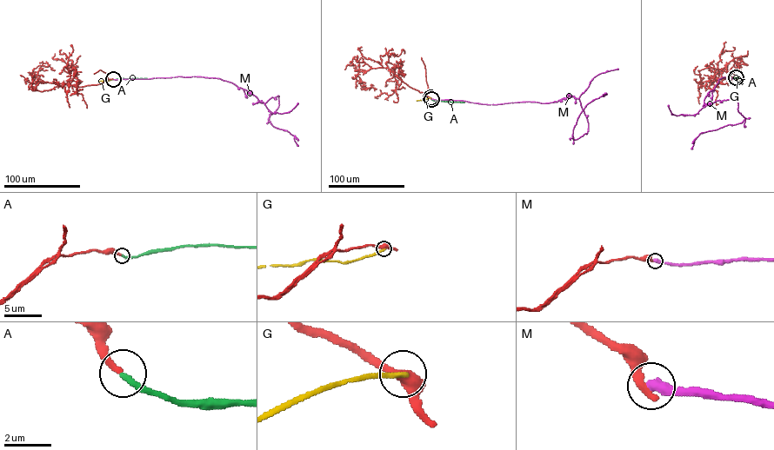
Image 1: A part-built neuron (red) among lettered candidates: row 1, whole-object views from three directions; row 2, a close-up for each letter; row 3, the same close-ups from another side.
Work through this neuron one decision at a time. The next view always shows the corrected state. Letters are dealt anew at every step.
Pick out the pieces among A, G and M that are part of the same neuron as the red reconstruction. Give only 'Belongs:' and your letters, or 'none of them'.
Belongs: A

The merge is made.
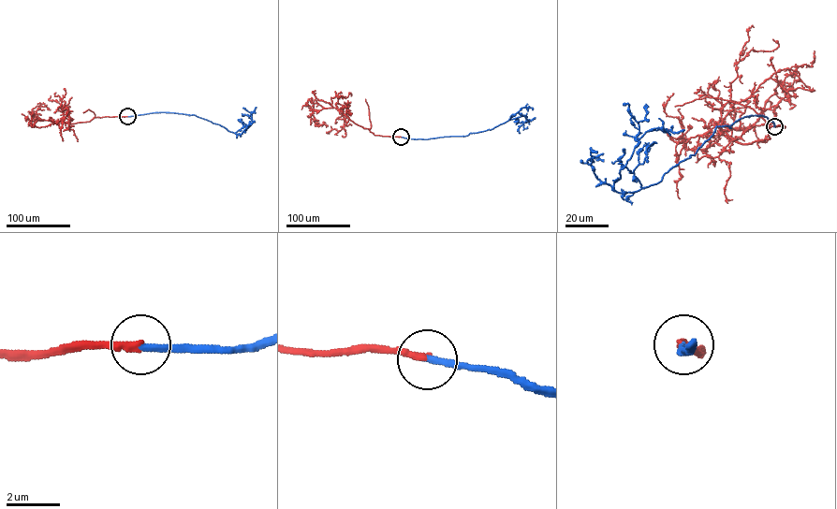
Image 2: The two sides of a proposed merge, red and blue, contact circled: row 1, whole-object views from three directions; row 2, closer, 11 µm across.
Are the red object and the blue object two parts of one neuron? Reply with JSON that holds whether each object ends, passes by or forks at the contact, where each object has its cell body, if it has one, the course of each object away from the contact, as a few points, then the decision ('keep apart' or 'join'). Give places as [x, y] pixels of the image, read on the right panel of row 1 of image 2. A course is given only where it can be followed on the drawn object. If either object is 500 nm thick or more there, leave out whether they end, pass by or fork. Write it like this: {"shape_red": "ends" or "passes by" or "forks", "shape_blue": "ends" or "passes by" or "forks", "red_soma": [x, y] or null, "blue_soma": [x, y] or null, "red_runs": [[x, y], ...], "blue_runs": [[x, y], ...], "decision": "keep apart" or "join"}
{"shape_red": "ends", "shape_blue": "ends", "red_soma": null, "blue_soma": null, "red_runs": [[774, 125], [785, 127], [752, 143], [721, 134], [752, 125], [781, 82], [788, 96]], "blue_runs": [[774, 126], [749, 115], [717, 126], [655, 184], [614, 189], [648, 131], [684, 129]], "decision": "join"}

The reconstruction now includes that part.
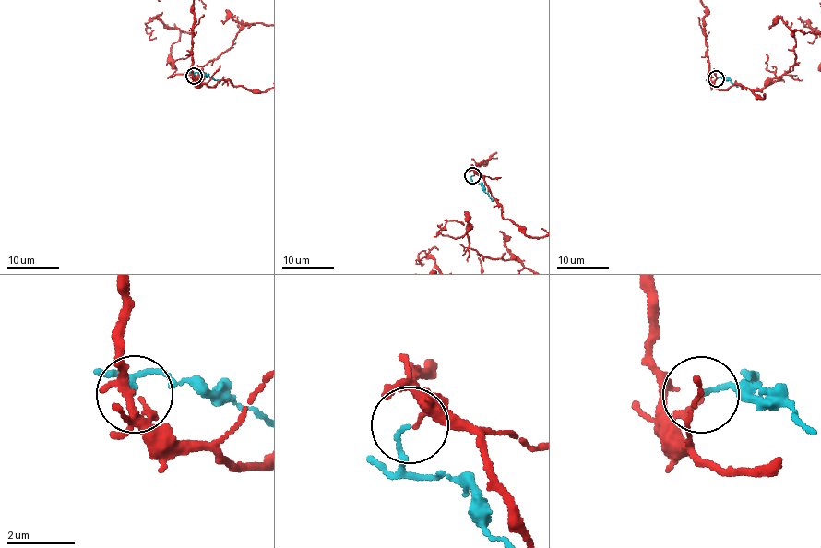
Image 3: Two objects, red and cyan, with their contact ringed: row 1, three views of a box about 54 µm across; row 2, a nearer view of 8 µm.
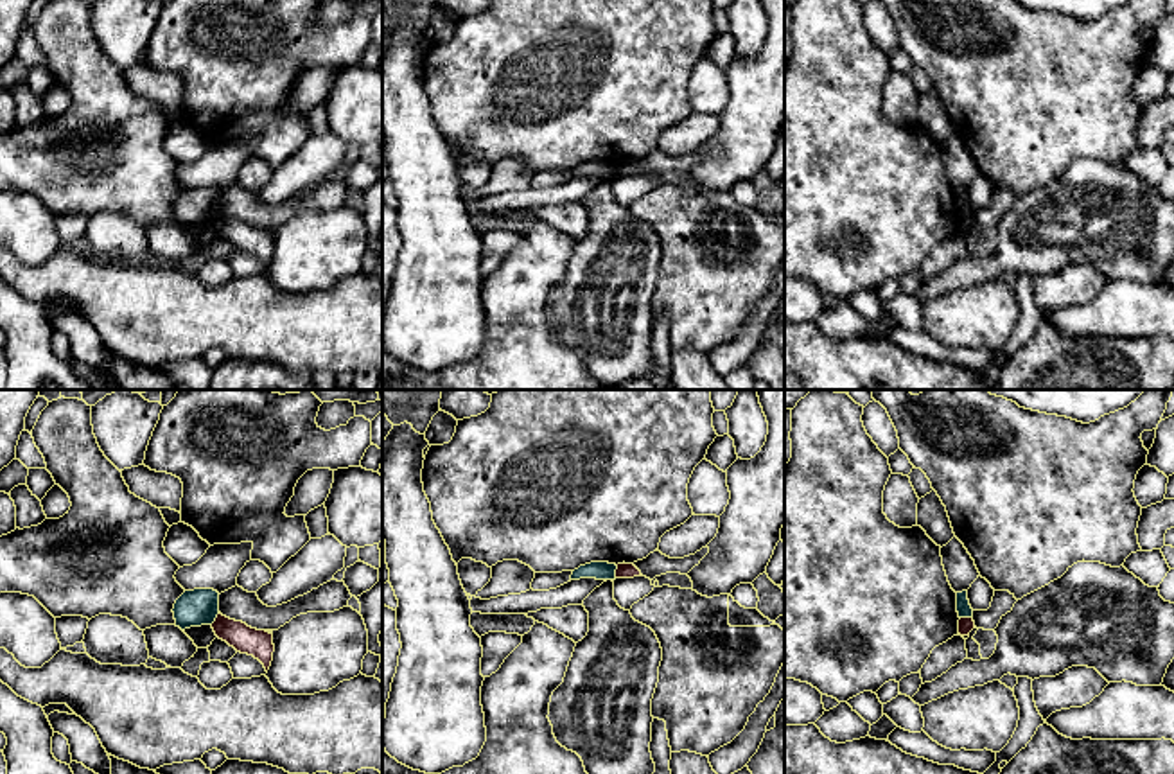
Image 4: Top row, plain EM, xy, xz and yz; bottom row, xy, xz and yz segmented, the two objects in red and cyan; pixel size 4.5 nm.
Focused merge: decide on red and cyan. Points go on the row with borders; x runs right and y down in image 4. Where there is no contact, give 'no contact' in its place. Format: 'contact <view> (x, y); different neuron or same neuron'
contact xy (216, 618); different neuron

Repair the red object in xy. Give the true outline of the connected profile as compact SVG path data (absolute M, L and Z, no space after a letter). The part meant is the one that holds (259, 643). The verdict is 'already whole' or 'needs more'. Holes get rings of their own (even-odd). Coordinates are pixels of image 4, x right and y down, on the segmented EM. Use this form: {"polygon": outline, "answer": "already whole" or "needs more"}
{"polygon": "M221 612L212 623L212 629L219 639L226 641L241 654L253 655L264 664L266 672L269 670L275 652L273 634L251 629L242 621L223 616Z", "answer": "already whole"}

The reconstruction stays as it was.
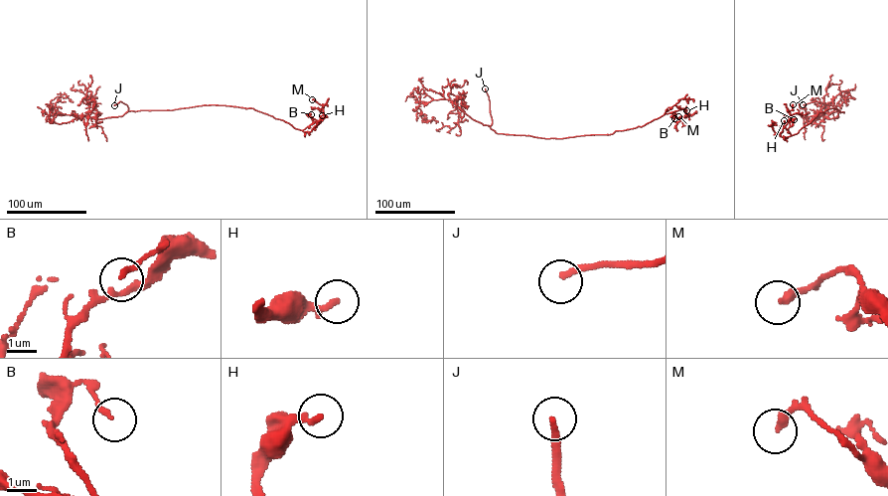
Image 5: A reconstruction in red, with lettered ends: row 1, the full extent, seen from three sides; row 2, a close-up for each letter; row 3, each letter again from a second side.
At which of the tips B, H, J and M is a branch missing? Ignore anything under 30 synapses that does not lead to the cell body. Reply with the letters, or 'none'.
J

